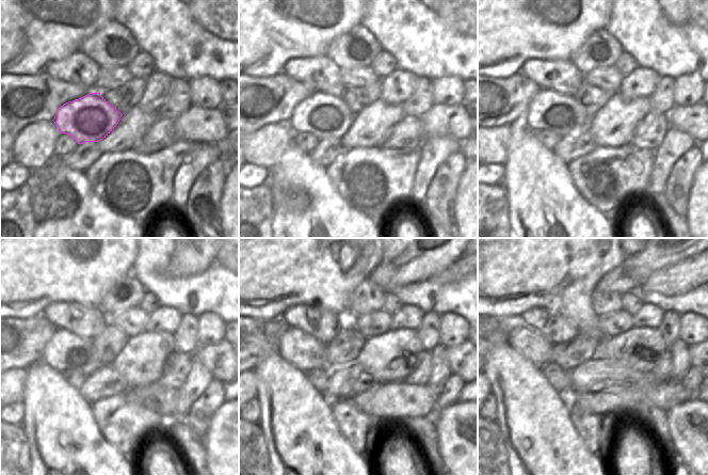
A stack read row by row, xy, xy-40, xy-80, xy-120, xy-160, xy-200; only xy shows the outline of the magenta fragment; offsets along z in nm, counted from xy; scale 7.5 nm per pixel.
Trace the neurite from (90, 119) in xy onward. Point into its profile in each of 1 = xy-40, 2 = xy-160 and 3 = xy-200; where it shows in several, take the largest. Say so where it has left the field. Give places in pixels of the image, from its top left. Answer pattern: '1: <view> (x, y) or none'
1: xy-40 (324, 116)
2: xy-160 (302, 350)
3: xy-200 (529, 342)

